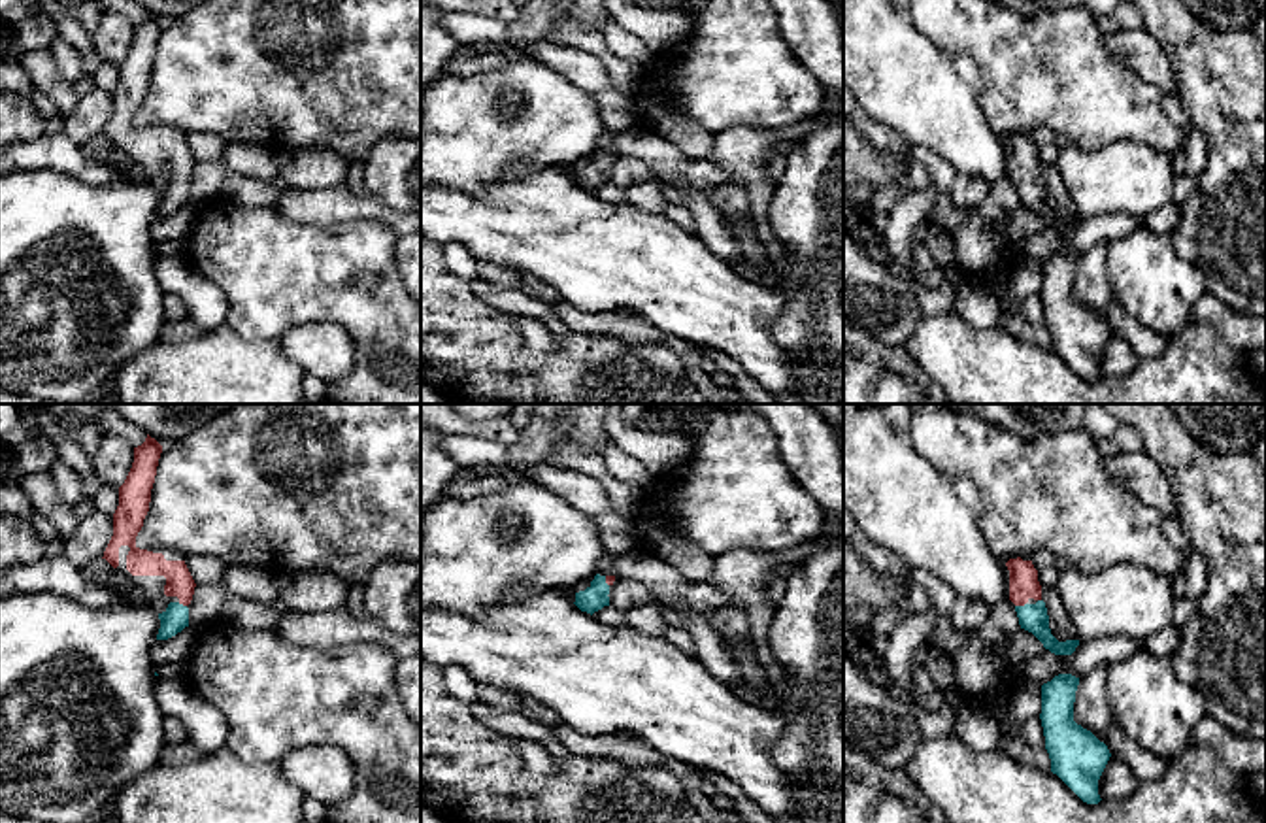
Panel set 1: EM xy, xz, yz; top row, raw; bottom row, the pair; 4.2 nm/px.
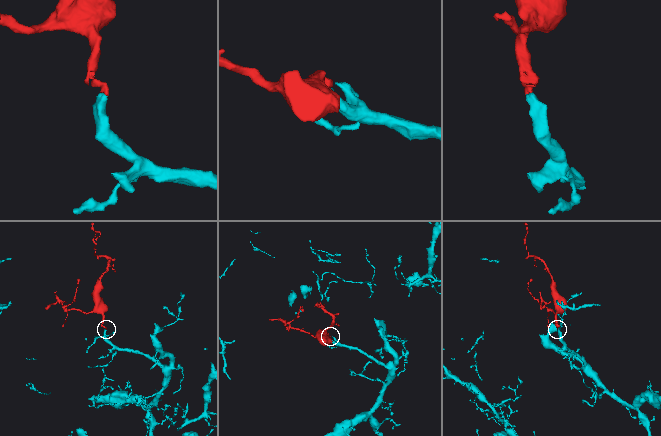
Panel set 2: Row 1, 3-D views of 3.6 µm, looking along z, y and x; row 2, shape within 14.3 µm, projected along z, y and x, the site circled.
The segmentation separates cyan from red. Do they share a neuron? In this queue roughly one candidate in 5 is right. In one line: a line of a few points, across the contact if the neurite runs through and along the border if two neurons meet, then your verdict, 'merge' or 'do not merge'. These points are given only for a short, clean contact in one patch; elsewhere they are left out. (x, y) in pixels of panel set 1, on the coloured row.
yz (1032, 618), (1019, 606), (1023, 578) | merge

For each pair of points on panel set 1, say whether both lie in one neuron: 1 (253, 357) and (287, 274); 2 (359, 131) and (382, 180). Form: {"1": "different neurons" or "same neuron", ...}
{"1": "different neurons", "2": "different neurons"}

